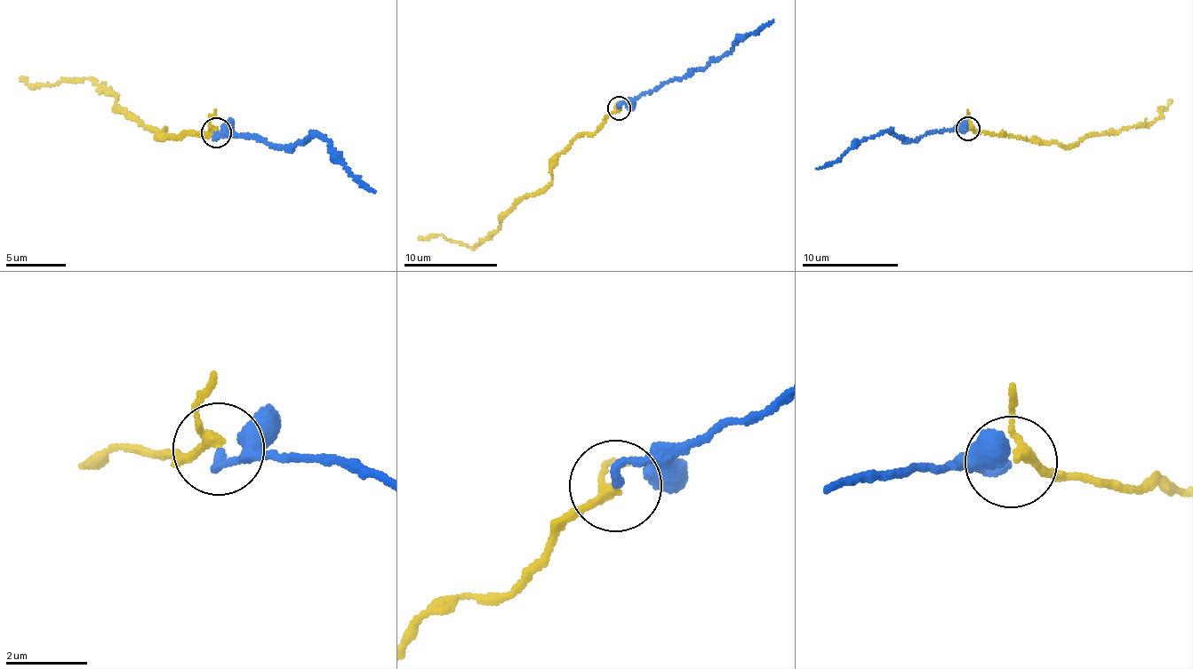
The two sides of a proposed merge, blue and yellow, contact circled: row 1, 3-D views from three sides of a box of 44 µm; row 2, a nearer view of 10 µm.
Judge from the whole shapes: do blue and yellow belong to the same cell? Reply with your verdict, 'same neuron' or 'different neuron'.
same neuron

